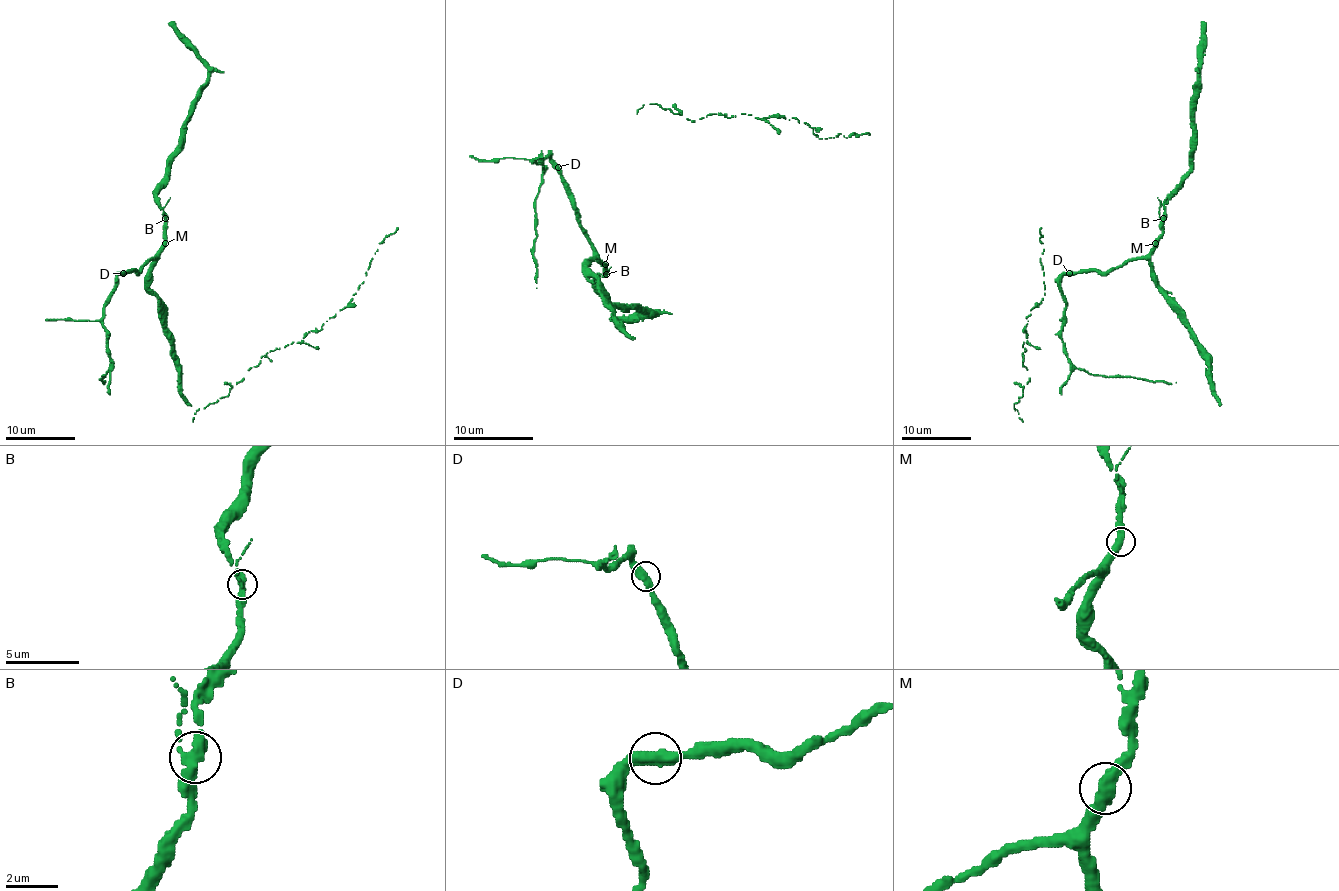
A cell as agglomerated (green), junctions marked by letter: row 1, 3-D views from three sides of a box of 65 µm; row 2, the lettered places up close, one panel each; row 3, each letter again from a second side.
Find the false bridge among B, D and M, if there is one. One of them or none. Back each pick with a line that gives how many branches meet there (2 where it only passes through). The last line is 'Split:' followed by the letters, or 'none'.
Split: none

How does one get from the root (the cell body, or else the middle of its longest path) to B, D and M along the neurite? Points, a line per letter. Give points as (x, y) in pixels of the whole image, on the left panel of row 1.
B: (102, 326), (102, 312), (114, 287), (114, 278), (127, 271), (139, 271), (158, 252), (163, 243), (165, 219)
D: (102, 326), (106, 299), (114, 287), (114, 278), (123, 273)
M: (102, 326), (102, 312), (114, 287), (114, 278), (127, 271), (139, 271), (165, 243)

